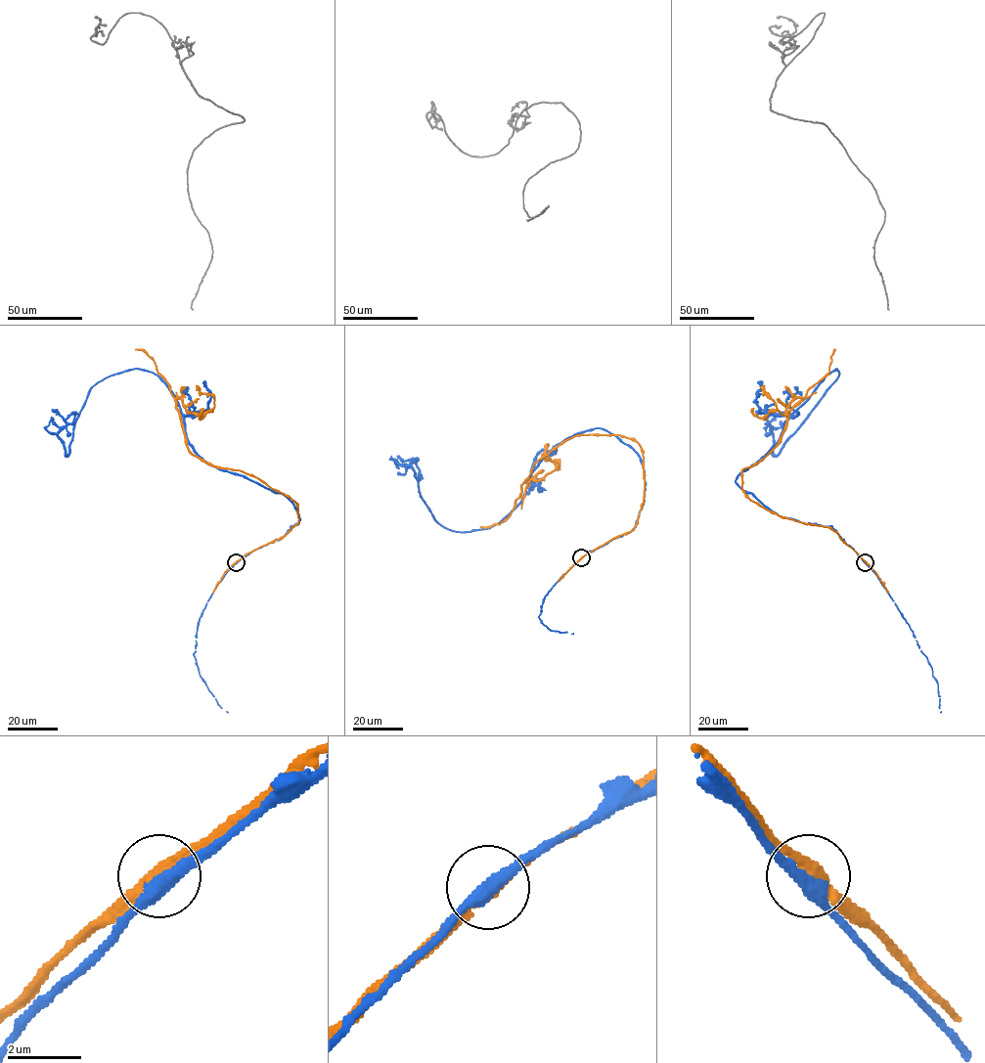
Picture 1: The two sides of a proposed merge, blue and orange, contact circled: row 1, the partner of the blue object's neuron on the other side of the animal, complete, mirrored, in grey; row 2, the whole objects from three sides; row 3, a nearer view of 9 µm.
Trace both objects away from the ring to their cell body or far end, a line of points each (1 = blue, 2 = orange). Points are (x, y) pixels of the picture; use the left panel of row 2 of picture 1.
1: (236, 562), (298, 523), (296, 509), (207, 464), (156, 375), (98, 381), (67, 455), (58, 433), (72, 423)
2: (236, 562), (282, 538), (298, 509), (254, 476), (188, 449), (176, 399), (200, 415), (214, 406), (197, 384)

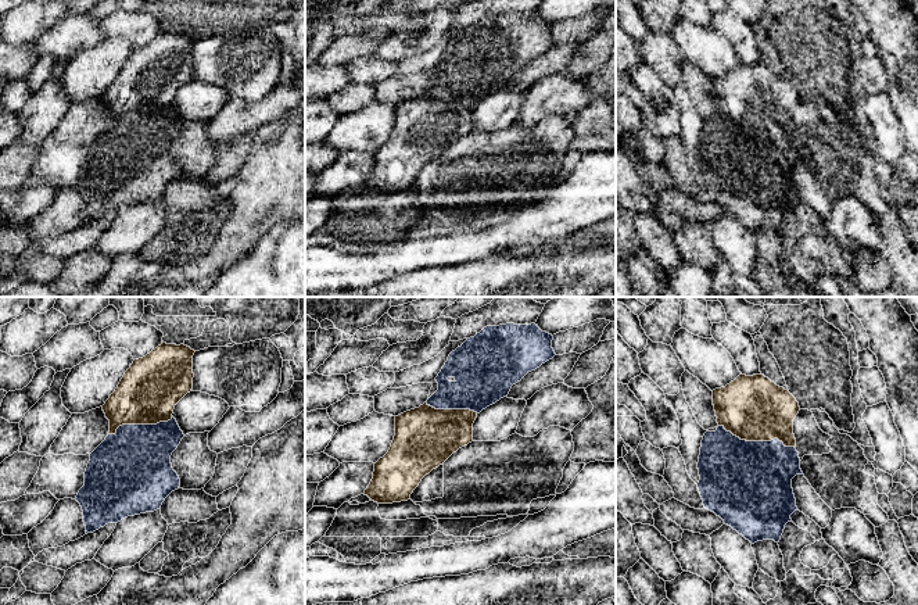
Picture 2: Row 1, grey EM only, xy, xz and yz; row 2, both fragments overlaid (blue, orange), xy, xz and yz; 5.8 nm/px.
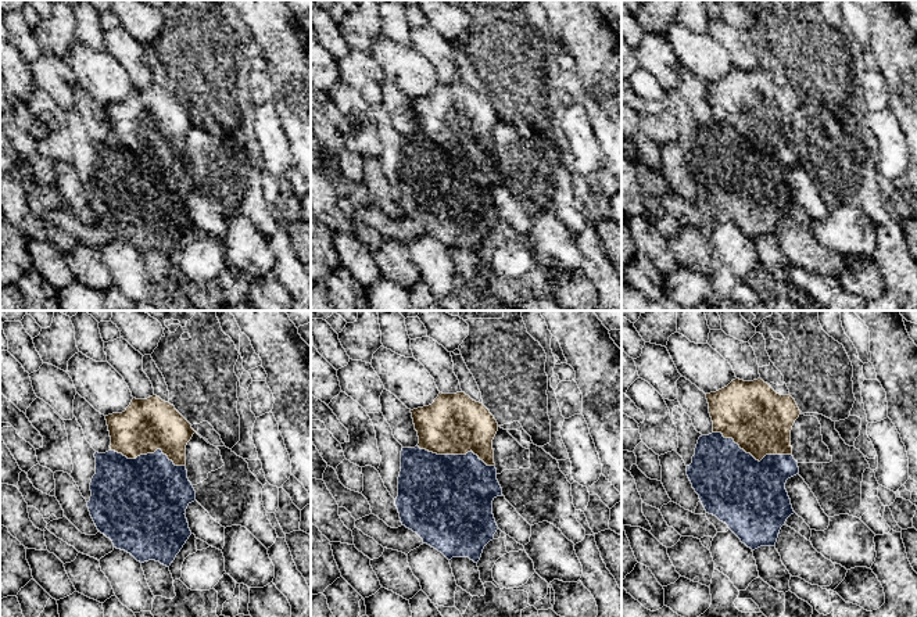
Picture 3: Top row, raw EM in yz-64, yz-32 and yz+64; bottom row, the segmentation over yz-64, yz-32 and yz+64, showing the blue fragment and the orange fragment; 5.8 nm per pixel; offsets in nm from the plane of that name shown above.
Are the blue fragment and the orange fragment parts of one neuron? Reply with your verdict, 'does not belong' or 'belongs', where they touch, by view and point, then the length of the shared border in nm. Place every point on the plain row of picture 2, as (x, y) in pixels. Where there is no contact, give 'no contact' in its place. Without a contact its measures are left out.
does not belong | yz (757, 131) | 460 nm

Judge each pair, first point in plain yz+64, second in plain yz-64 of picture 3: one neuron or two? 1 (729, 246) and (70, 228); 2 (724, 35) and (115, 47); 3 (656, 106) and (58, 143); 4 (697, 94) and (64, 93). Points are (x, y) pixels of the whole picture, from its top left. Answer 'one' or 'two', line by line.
1: two
2: one
3: one
4: two

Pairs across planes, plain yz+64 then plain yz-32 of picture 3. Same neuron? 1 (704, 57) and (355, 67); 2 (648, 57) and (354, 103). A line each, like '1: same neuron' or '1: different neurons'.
1: different neurons
2: different neurons

